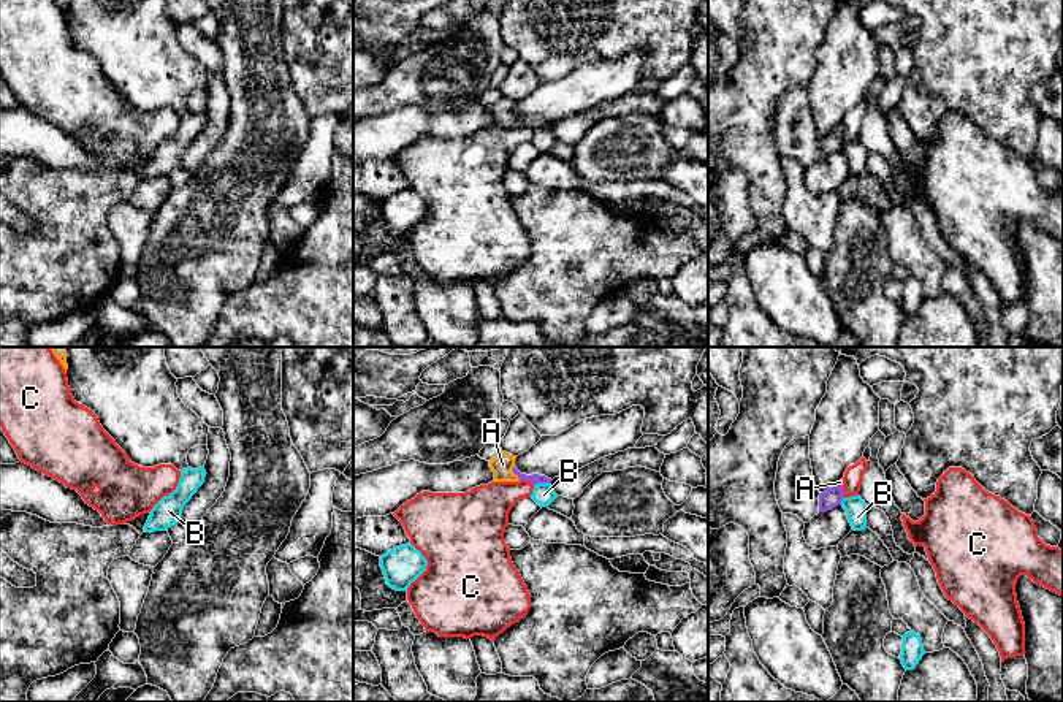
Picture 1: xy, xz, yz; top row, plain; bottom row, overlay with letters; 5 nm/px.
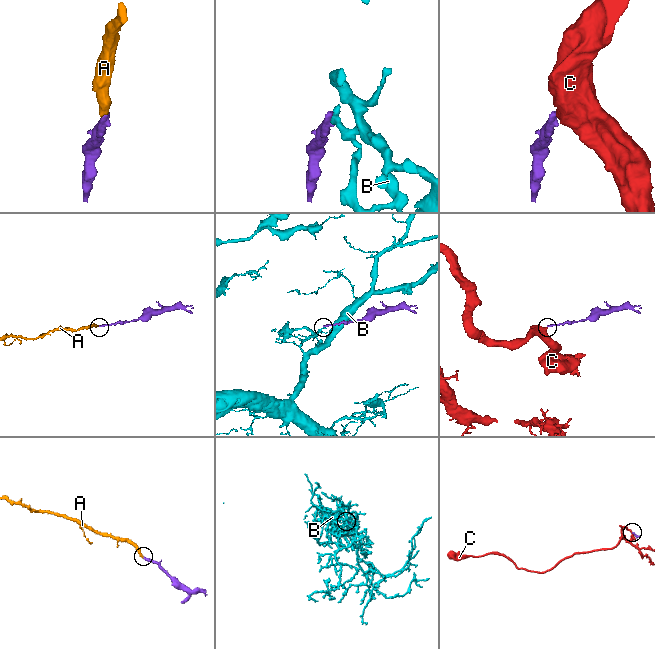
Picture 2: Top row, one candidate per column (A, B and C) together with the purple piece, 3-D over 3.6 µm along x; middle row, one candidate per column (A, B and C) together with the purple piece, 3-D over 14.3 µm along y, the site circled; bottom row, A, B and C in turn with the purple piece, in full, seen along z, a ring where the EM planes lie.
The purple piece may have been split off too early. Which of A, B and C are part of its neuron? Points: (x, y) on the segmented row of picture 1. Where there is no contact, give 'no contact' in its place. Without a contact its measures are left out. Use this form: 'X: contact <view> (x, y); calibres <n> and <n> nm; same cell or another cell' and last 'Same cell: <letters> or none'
A: contact xz (514, 473); calibres 50 and 110 nm; same cell
B: contact xz (542, 482); calibres 50 and 110 nm; another cell
C: contact xz (528, 480); calibres 50 and 240 nm; another cell
Same cell: A

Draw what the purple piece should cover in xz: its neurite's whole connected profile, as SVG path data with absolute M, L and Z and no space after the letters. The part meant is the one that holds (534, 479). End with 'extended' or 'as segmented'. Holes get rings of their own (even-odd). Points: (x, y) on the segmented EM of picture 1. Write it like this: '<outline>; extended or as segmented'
M501 452L496 458L490 460L490 467L494 472L496 482L520 482L528 480L534 485L551 483L551 479L539 474L526 475L515 467L516 456Z; extended

